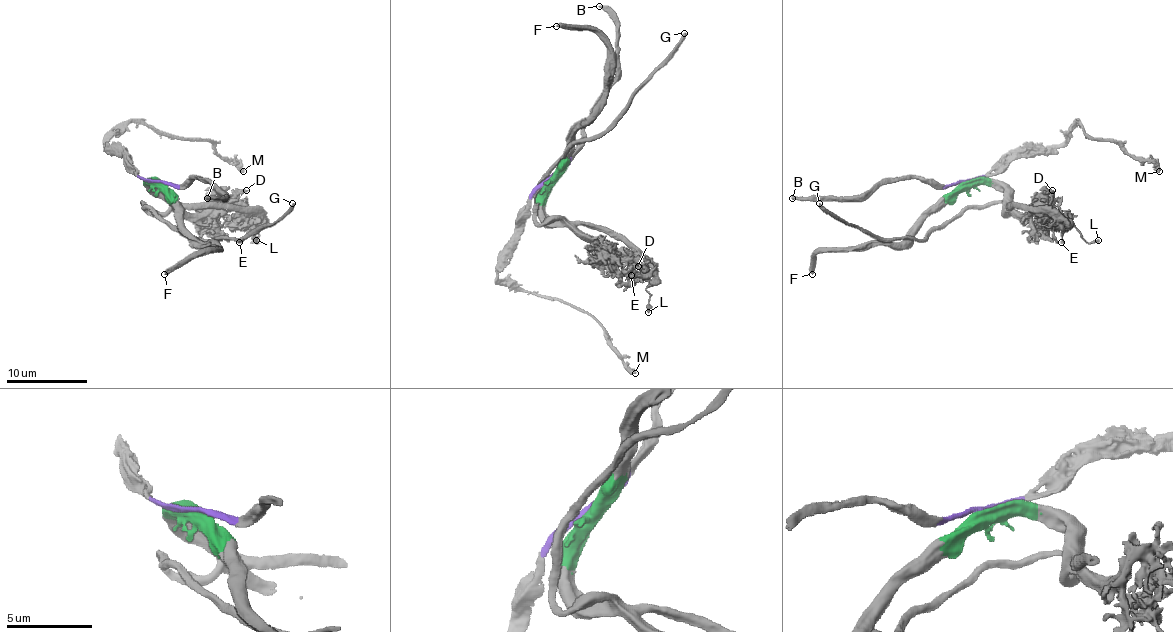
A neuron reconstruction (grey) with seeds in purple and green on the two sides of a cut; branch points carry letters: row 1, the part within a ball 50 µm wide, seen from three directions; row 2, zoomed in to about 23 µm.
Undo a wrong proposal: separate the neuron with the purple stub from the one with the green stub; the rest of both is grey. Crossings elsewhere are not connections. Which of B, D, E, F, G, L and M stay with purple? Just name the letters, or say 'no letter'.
B, M

